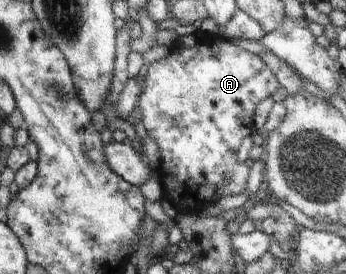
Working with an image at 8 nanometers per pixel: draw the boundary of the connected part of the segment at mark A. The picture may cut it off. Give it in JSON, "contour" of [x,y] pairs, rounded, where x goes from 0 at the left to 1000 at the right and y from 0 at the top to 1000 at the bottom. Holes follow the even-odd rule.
{"contour":[[[569,109],[517,135],[488,175],[488,197],[439,226],[422,266],[399,372],[410,409],[405,438],[425,493],[451,515],[462,547],[465,584],[451,635],[480,693],[474,726],[503,745],[514,774],[569,785],[639,715],[688,712],[714,686],[723,613],[691,584],[688,547],[714,496],[743,482],[731,445],[740,387],[783,354],[809,310],[751,204],[642,139],[630,120]],[[647,631],[671,639],[665,661],[647,657]]]}

